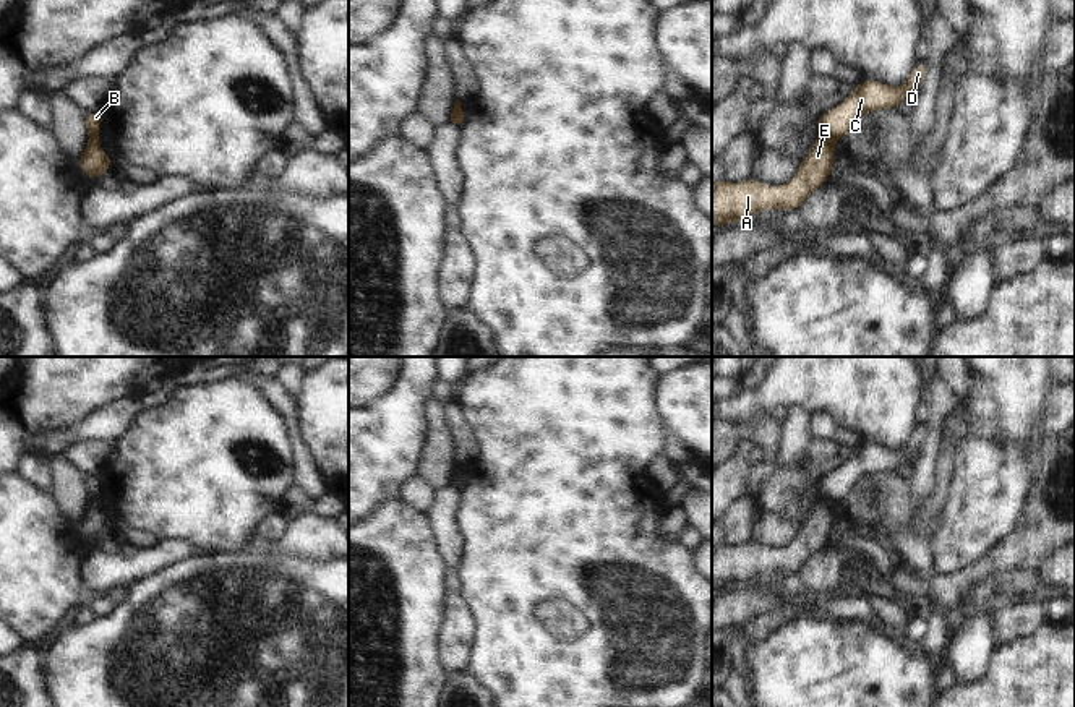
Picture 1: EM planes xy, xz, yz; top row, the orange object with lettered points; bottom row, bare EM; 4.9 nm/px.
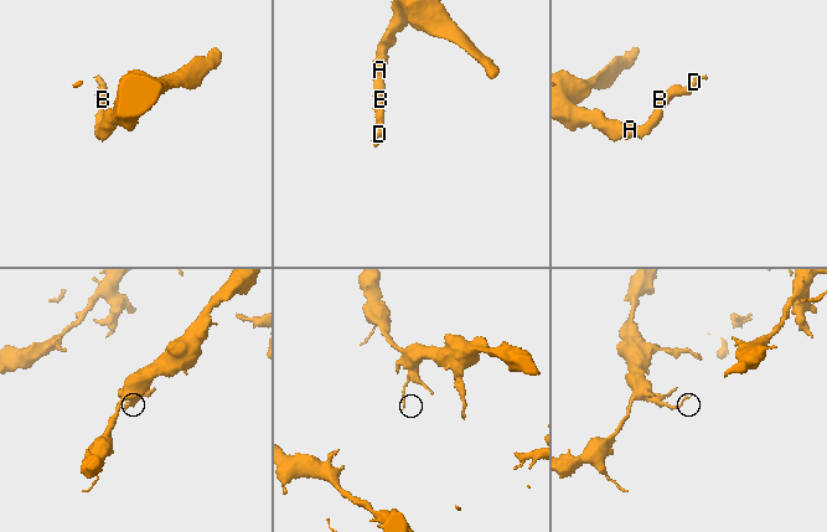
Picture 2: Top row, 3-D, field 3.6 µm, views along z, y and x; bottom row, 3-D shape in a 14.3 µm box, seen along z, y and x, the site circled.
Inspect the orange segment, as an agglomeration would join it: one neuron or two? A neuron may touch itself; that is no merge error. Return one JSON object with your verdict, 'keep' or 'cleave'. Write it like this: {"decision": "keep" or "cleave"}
{"decision": "cleave"}

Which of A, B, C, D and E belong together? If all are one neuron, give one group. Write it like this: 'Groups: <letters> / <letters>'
Groups: A E / B C D

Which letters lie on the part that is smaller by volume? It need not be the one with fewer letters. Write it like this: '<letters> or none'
B, C, D

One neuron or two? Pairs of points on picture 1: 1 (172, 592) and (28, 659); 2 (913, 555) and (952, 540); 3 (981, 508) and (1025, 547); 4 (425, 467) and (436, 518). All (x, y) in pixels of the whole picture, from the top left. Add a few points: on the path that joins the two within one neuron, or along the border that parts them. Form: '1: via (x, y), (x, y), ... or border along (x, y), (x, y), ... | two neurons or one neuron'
1: border along (38, 649), (41, 673), (47, 689) | two neurons
2: border along (928, 540), (933, 550), (933, 571), (936, 574) | two neurons
3: border along (1028, 498), (1019, 526), (981, 557) | two neurons
4: border along (448, 484), (435, 492) | two neurons

